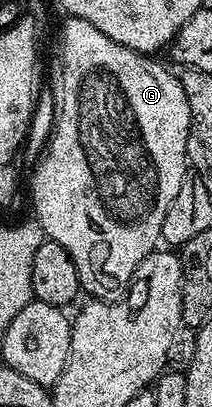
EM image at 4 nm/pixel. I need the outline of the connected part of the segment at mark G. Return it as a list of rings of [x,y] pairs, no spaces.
[[[83,18],[65,19],[62,26],[62,91],[58,94],[58,115],[54,118],[54,131],[50,134],[50,143],[30,178],[30,202],[34,205],[33,217],[42,228],[43,235],[49,241],[60,244],[68,256],[76,264],[78,284],[83,291],[90,293],[94,300],[118,300],[123,297],[123,284],[129,283],[134,277],[136,268],[147,256],[154,253],[162,237],[164,212],[168,212],[168,204],[176,200],[176,192],[180,192],[180,184],[188,176],[186,149],[188,148],[188,132],[190,131],[190,109],[188,96],[184,92],[179,75],[165,70],[153,57],[138,54],[135,50],[116,44],[100,28],[96,28]]]

